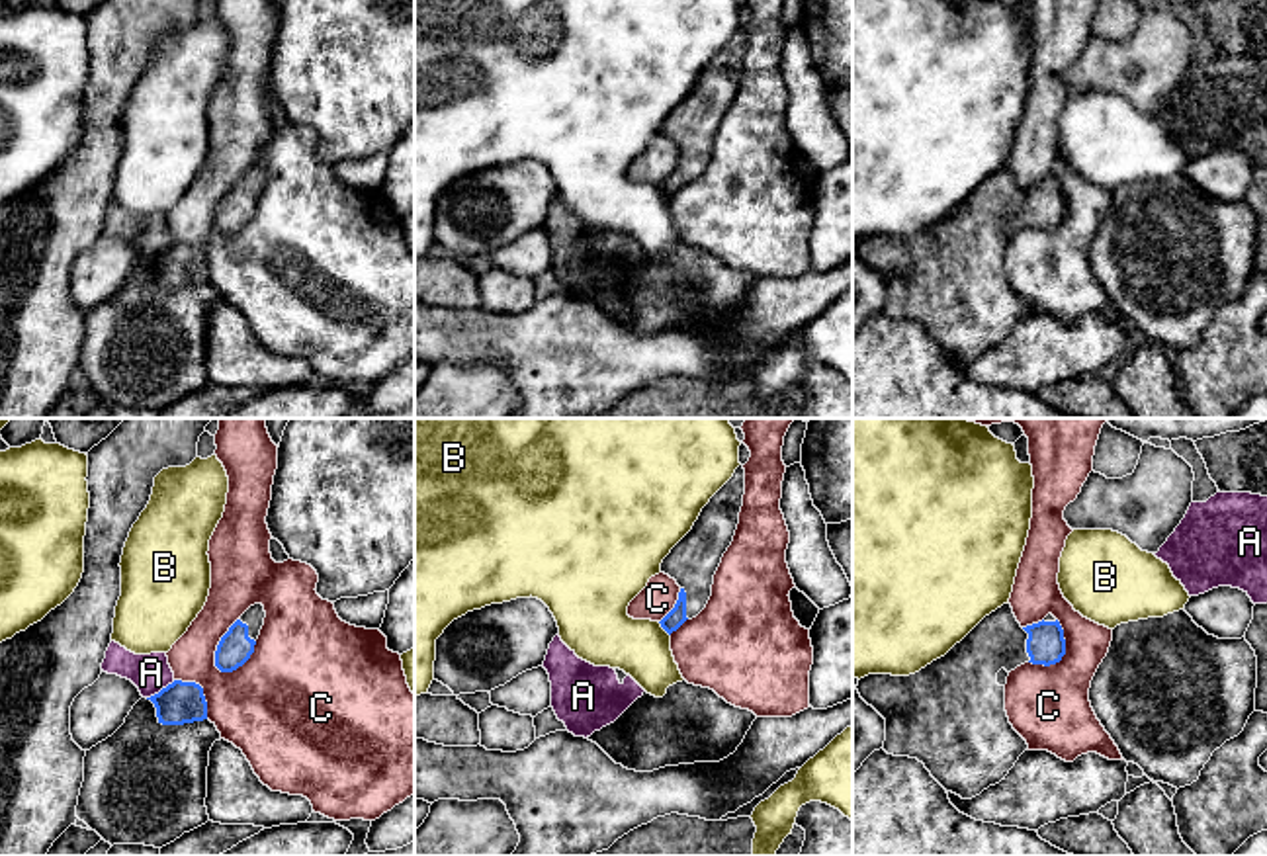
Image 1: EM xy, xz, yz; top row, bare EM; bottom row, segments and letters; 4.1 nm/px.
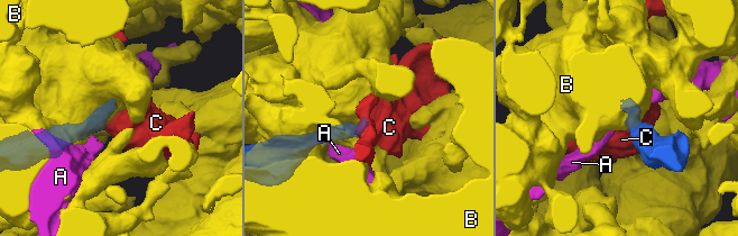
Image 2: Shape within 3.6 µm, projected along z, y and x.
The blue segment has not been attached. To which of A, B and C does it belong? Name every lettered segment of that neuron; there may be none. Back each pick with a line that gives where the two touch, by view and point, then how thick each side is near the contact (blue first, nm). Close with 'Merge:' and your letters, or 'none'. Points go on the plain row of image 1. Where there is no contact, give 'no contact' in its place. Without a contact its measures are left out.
Merge: none

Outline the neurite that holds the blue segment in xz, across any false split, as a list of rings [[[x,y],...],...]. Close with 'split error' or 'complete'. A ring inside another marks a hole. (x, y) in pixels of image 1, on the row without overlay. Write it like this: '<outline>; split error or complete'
[[[739,27],[702,70],[692,92],[663,121],[661,135],[680,149],[675,170],[659,184],[669,197],[706,170],[714,137],[739,86],[743,57],[745,31]]]; split error

